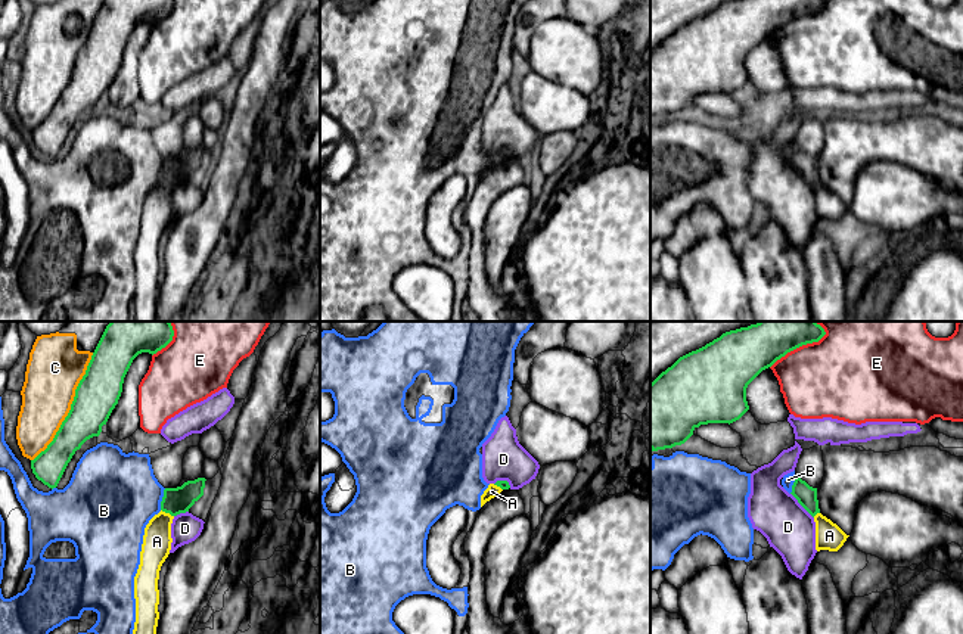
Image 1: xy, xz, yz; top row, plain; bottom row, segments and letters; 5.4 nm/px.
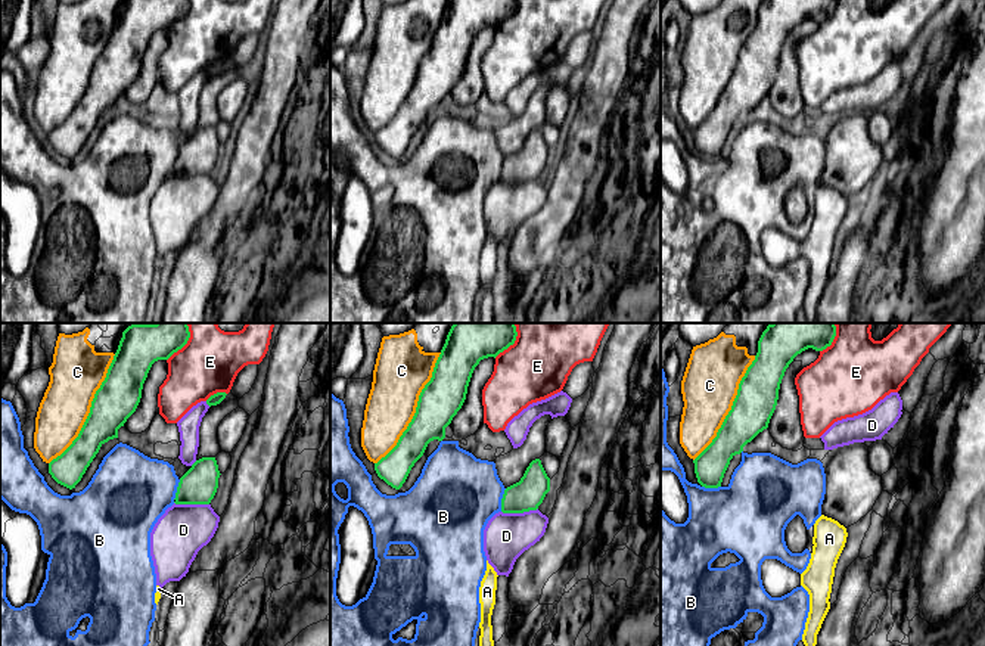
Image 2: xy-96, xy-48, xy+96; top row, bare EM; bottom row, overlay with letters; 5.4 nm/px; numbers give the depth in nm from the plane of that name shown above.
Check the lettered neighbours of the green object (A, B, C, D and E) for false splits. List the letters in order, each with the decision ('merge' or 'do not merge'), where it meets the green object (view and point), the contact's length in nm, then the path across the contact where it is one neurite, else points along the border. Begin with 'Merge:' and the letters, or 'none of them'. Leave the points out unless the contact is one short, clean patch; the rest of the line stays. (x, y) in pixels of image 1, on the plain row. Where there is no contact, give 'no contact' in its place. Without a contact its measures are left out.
Merge: none of them
A: do not merge | xy (167, 182) | 80 nm
B: do not merge | xy (162, 168) | 120 nm
C: do not merge | xy (71, 77) | 700 nm
D: do not merge | yz (801, 174) | 190 nm
E: do not merge | yz (798, 16) | 360 nm

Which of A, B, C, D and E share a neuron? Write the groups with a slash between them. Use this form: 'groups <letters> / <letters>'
groups A / B / C D / E

